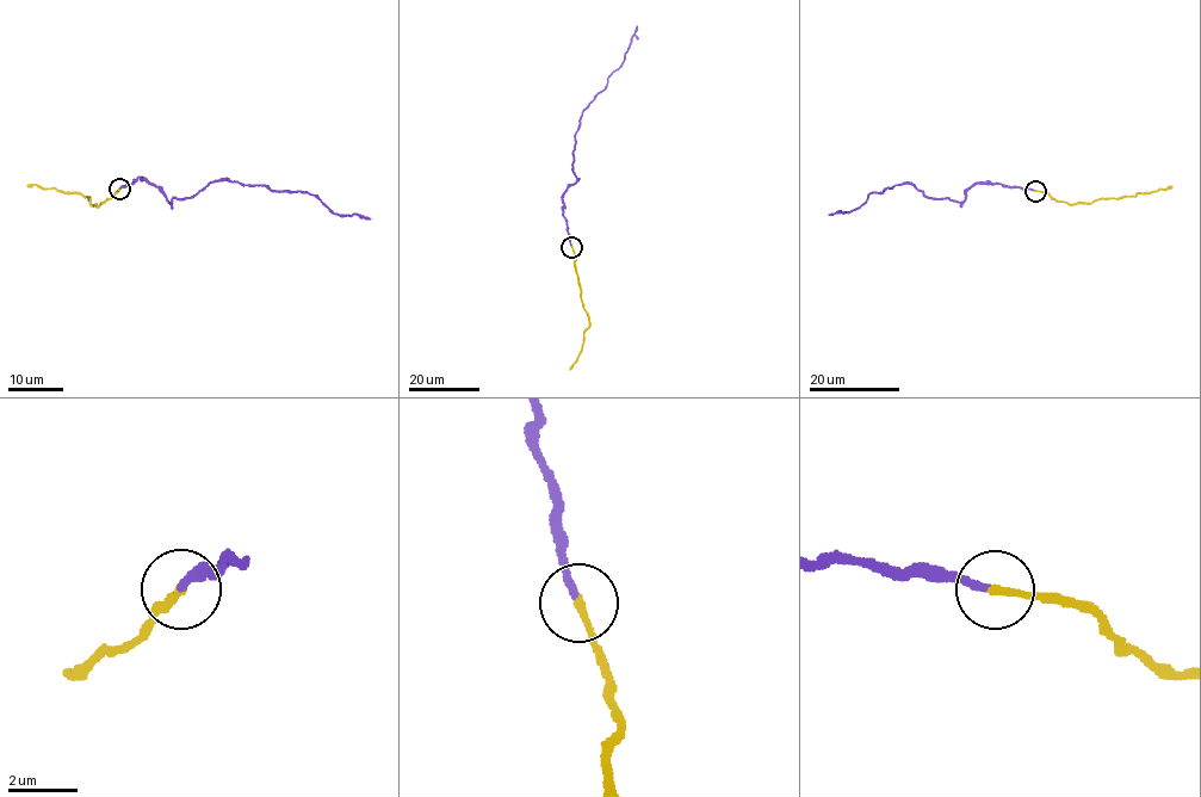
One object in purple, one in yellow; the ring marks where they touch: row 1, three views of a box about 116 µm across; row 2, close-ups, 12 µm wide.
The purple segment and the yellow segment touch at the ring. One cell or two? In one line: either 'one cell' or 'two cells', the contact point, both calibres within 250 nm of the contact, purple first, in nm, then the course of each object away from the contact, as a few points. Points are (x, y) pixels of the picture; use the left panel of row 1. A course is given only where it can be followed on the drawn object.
two cells; at (119, 189); 200 nm thick on the purple side, 200 nm on the other; purple runs (119, 190), (140, 178), (172, 202), (218, 179), (230, 179), (272, 190), (308, 191), (338, 215), (370, 218); yellow runs (119, 190), (96, 207), (91, 205), (90, 197), (74, 192), (26, 187)

